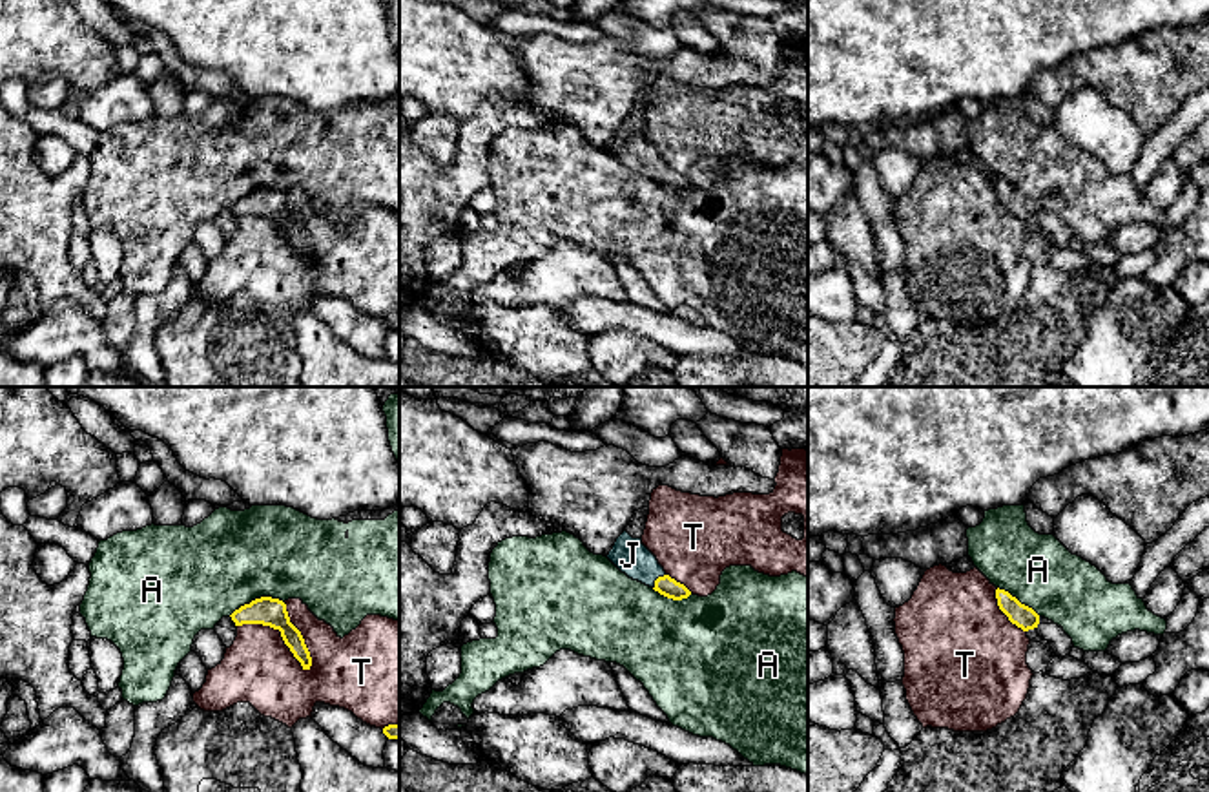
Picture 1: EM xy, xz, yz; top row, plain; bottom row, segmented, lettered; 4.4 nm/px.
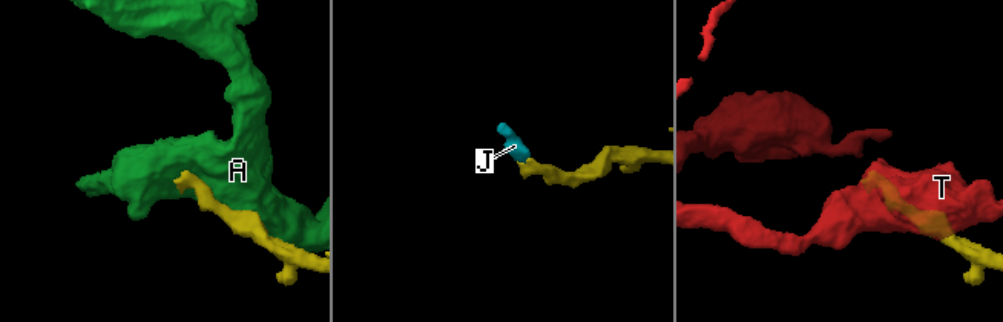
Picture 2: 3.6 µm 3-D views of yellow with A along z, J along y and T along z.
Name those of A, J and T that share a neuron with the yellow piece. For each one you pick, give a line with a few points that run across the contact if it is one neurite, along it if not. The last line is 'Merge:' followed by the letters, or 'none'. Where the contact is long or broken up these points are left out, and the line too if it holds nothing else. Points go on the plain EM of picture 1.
J: xz (666, 177), (655, 172), (630, 146)
Merge: J

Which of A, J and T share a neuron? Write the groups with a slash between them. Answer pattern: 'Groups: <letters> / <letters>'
Groups: A / J / T

